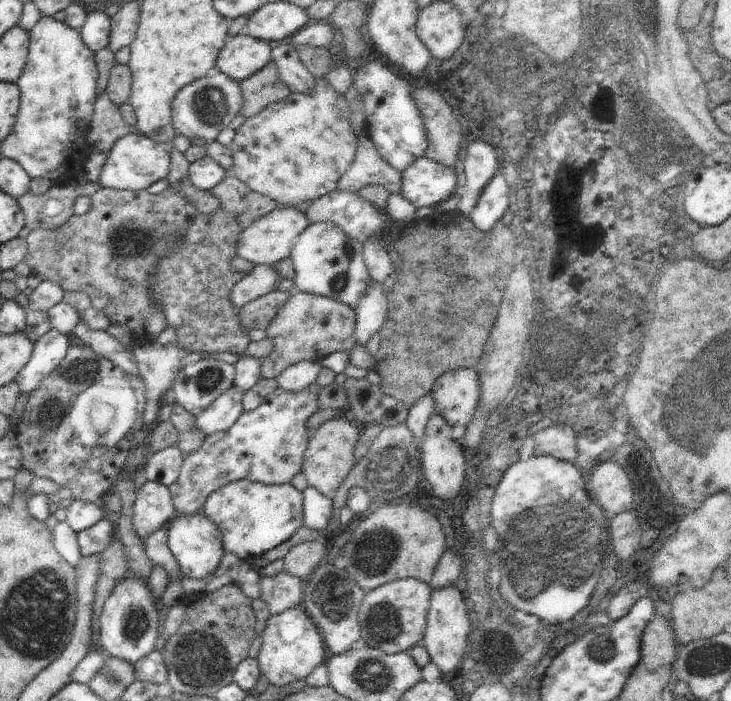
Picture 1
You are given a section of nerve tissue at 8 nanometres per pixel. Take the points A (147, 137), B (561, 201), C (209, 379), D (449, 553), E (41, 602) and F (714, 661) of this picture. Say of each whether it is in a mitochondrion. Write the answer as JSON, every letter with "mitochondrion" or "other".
{"A":"other","B":"other","C":"mitochondrion","D":"other","E":"mitochondrion","F":"mitochondrion"}

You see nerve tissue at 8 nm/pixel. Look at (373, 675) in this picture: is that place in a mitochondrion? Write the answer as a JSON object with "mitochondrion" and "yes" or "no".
{"mitochondrion":"yes"}

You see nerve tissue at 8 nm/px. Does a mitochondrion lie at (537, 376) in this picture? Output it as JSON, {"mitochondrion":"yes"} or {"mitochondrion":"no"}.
{"mitochondrion":"yes"}

